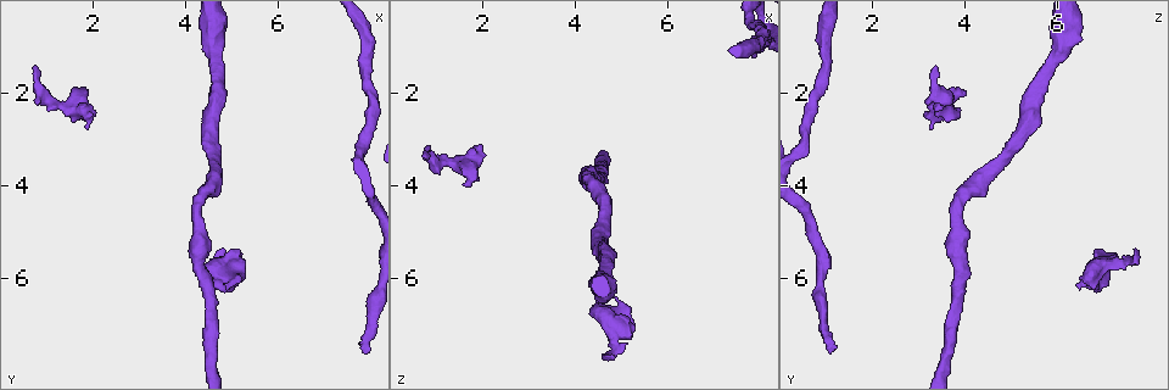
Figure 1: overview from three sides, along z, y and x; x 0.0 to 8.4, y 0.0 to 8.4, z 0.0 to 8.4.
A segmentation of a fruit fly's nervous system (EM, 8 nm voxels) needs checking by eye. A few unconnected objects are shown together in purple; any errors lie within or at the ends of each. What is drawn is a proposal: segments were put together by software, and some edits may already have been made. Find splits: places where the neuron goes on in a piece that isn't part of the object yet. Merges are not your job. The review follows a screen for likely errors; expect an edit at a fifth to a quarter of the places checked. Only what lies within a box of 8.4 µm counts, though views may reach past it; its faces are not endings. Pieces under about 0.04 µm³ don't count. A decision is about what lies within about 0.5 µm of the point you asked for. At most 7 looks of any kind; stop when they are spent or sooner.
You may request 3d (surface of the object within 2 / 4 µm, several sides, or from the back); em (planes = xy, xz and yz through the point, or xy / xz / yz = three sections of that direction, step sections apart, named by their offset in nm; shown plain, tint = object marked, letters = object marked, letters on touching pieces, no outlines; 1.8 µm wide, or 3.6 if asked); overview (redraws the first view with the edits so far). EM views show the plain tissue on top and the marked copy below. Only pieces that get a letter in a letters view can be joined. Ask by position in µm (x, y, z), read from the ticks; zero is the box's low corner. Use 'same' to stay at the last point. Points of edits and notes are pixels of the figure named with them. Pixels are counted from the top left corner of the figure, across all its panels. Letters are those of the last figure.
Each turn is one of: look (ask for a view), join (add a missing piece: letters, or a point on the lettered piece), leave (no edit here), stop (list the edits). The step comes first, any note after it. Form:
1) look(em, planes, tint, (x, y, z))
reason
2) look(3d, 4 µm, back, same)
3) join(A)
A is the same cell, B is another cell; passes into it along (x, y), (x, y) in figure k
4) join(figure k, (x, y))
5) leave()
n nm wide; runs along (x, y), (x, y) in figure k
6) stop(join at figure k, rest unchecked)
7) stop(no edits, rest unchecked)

look(3d, 4 µm, back, (7.90, 7.60, 1.05))

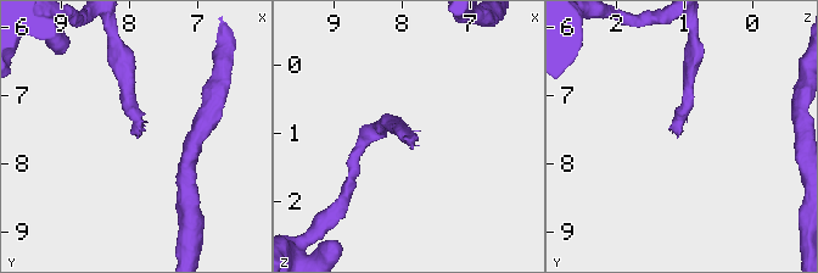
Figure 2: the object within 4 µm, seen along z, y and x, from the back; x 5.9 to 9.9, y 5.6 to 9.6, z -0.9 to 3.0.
look(em, yz, step 4, letters, (7.85, 7.65, 1.05))

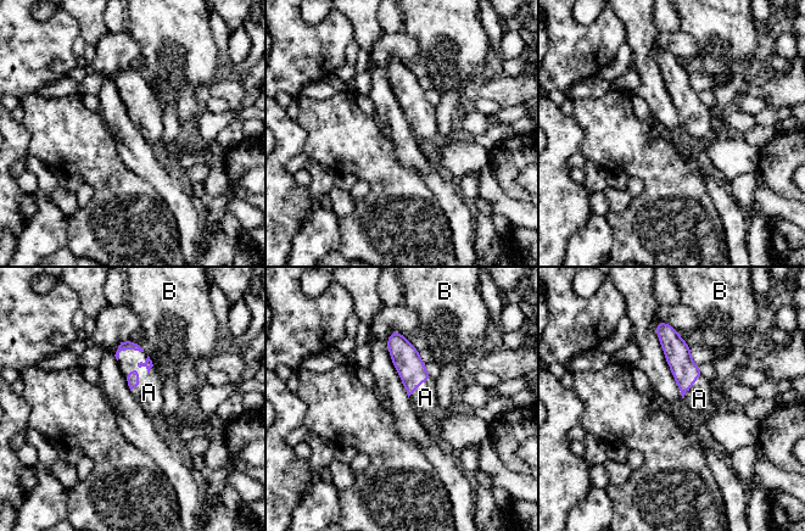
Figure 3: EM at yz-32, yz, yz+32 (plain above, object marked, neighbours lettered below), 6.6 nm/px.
join(A)
A is the same cell, B is another cell; it goes on there

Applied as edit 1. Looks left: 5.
look(em, xz, step 4, letters, (4.75, 5.40, 7.70))
free end

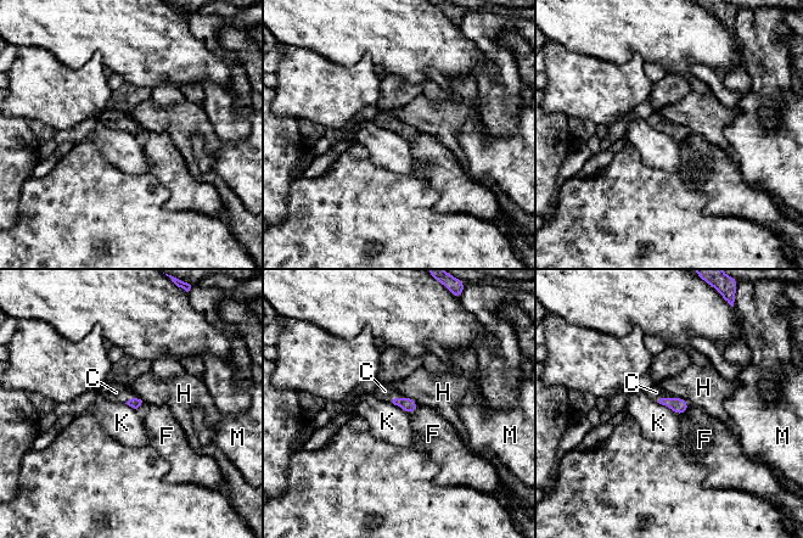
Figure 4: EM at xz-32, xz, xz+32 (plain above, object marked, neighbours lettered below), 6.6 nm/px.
join(C)
C is the same cell, F, H, K and M are other cells; passes into it along (679, 405), (667, 398), (656, 392) in figure 4; it goes on there

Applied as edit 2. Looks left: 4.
look(overview)

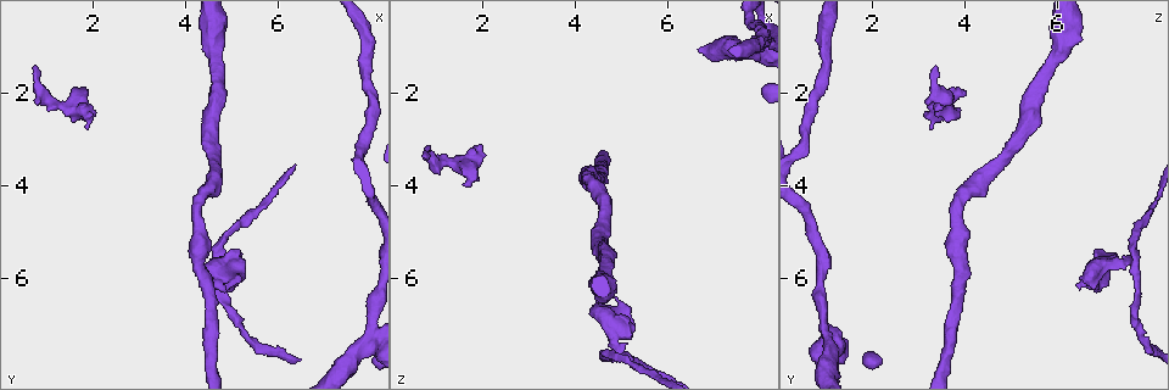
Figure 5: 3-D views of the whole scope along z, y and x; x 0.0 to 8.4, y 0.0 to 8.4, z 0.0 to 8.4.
look(3d, 4 µm, (0.70, 1.45, 3.45))
branch stops here

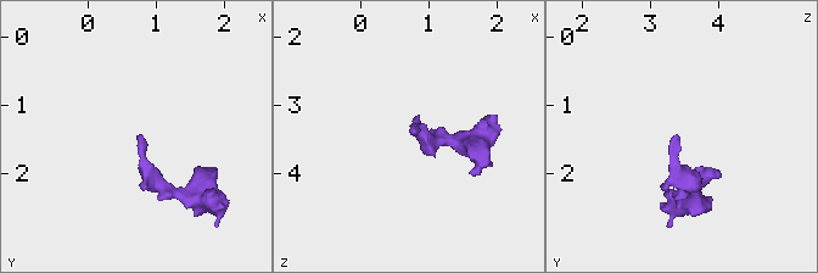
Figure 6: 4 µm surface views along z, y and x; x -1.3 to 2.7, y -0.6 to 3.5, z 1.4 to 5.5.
look(em, planes, letters, (0.75, 1.50, 3.35))

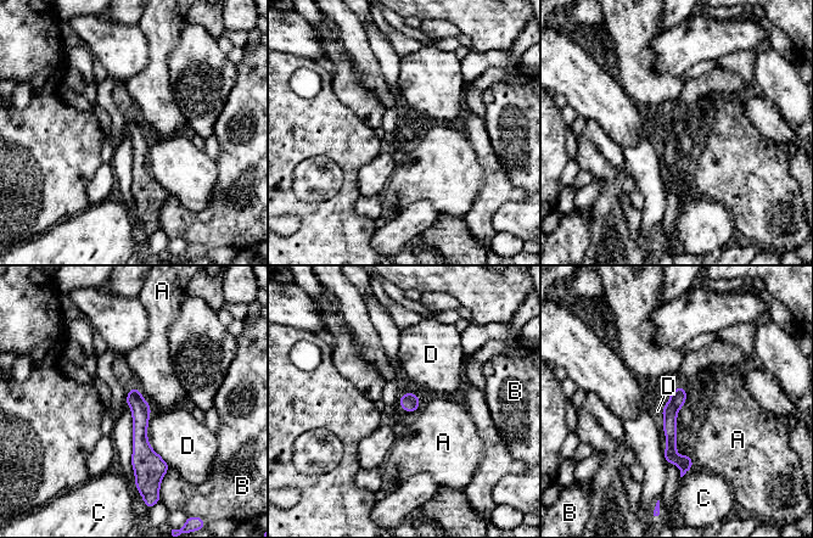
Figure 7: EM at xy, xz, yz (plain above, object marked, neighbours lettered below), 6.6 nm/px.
leave()
110 nm wide; A, B, C and D are other cells; runs along (133, 391), (140, 408), (138, 475) in figure 7; no lettered piece goes on from it

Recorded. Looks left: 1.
stop(join at figure 3, join at figure 4, rest unchecked)

